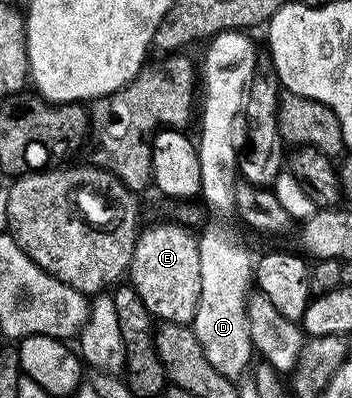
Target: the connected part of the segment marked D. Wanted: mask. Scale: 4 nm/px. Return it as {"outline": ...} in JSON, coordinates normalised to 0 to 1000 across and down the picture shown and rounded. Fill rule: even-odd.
{"outline":[[[591,575],[565,593],[568,636],[568,746],[540,814],[591,912],[636,942],[670,957],[707,925],[722,897],[713,837],[702,812],[702,751],[719,709],[722,656],[707,636],[648,583]],[[688,940],[688,942],[685,942]]]}

